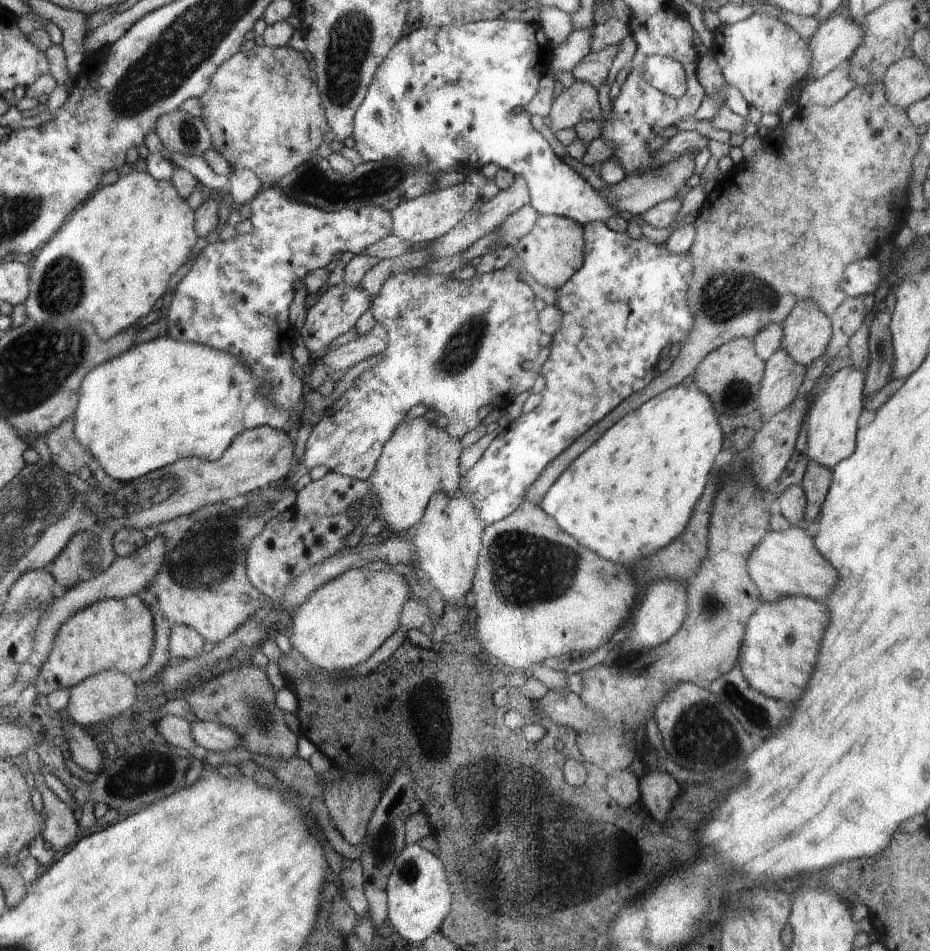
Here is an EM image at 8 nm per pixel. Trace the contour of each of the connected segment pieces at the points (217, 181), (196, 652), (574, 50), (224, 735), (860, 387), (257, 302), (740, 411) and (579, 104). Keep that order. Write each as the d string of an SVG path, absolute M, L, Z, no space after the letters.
M170 152L173 163L178 167L190 172L198 181L213 190L224 191L230 175L215 174L202 156L188 156L179 152Z
M172 625L169 635L169 654L172 660L197 658L207 650L208 644L190 626Z
M593 26L584 30L573 30L560 46L554 48L549 70L555 74L572 72L587 55L591 54L592 28Z
M211 721L192 723L192 738L196 745L214 752L230 752L241 746L240 736L232 728Z
M851 363L841 364L829 378L827 388L812 402L804 426L807 430L806 457L826 469L834 469L854 452L857 445L857 430L865 420L863 408L866 372Z
M276 187L262 188L250 204L252 230L248 230L248 234L238 233L227 242L208 244L192 262L190 272L180 280L167 314L166 337L210 346L212 350L242 359L256 377L273 382L275 390L268 395L268 400L290 412L303 394L304 383L292 370L294 332L289 322L289 310L295 296L292 284L302 283L306 274L325 268L340 252L363 255L368 246L392 235L392 218L390 211L382 210L381 206L366 206L357 211L324 211L292 200Z
M736 338L709 353L694 374L694 385L708 394L718 416L745 416L758 412L757 395L765 374L765 361L756 356L752 339Z
M575 82L570 88L564 89L551 107L549 116L553 132L575 128L583 119L596 120L602 129L605 120L600 111L598 94L594 88L590 88L590 84L584 82Z

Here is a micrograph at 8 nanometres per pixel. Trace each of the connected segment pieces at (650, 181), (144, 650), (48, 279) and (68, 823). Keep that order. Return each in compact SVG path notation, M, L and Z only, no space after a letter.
M688 152L682 158L662 165L664 176L656 176L652 172L626 175L624 180L610 185L606 190L599 191L599 194L602 194L616 210L628 212L628 214L634 214L634 216L641 216L644 212L656 206L656 204L678 196L687 180L694 174L694 159L694 152Z
M140 595L97 601L76 612L56 632L54 646L35 680L37 694L47 696L60 689L70 689L93 674L109 670L136 676L152 654L153 618Z
M133 171L127 176L122 176L122 178L117 177L114 181L110 181L104 187L101 187L96 192L95 197L88 198L88 202L84 202L84 205L80 206L80 210L76 210L71 222L68 222L63 229L53 236L48 245L44 246L43 250L38 251L33 256L33 260L31 261L31 294L28 294L27 301L23 303L28 319L32 319L36 323L90 322L98 332L99 338L108 341L112 336L116 336L118 332L122 332L122 330L126 331L126 328L130 328L132 324L136 324L142 316L146 316L152 310L152 306L156 304L159 298L163 298L167 294L166 290L168 290L170 279L188 261L197 238L194 231L194 211L188 205L187 200L182 200L178 196L170 181L158 182L147 171Z
M36 748L27 750L27 761L30 771L34 774L36 788L39 790L44 802L44 814L46 816L42 837L50 842L55 851L70 849L80 840L80 826L70 809L48 786L42 774L40 758Z

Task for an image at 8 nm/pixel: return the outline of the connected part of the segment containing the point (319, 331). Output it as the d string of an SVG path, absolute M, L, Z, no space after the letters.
M340 284L325 288L319 294L318 300L308 306L304 324L298 333L304 338L304 345L308 348L308 351L320 352L320 350L329 348L336 338L355 328L360 316L370 307L371 300L366 296L366 292L360 285L354 287Z

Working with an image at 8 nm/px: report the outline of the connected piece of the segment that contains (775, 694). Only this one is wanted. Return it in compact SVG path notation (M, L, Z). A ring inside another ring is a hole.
M800 596L783 597L776 603L764 602L748 620L737 665L752 690L774 700L798 702L808 686L820 644L830 626L828 606Z

